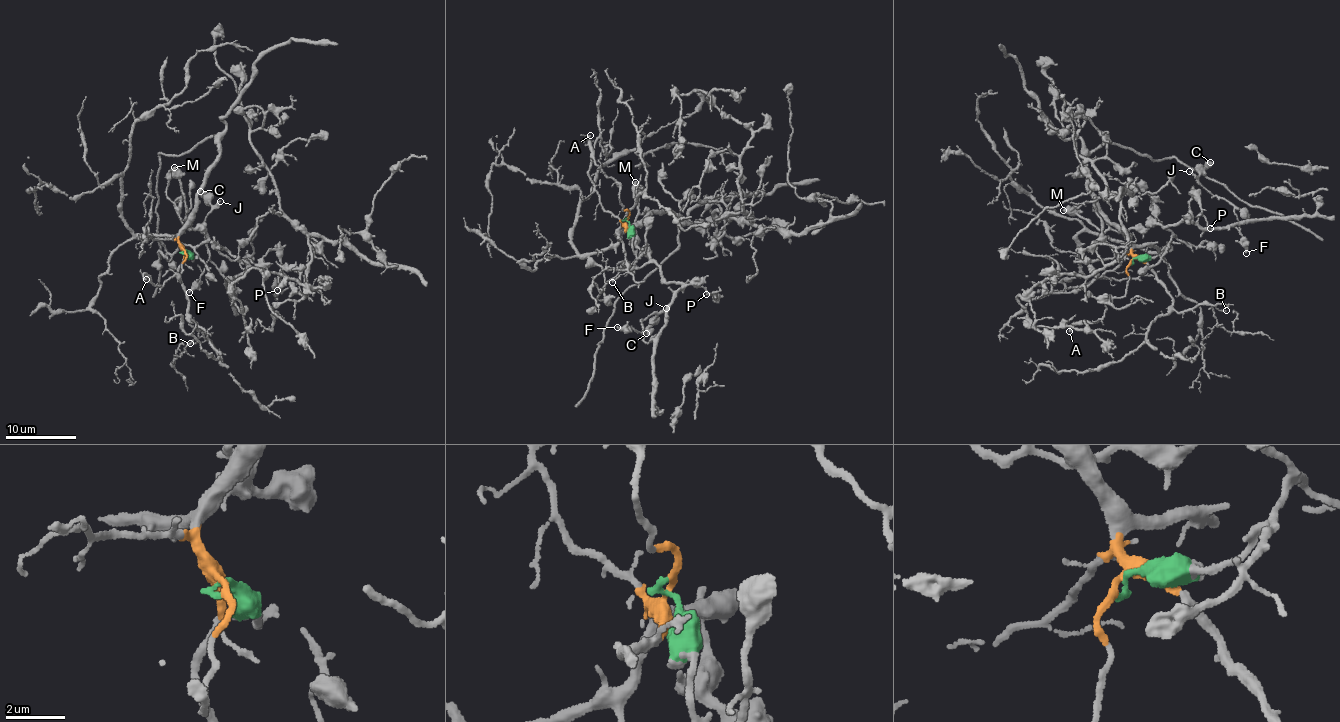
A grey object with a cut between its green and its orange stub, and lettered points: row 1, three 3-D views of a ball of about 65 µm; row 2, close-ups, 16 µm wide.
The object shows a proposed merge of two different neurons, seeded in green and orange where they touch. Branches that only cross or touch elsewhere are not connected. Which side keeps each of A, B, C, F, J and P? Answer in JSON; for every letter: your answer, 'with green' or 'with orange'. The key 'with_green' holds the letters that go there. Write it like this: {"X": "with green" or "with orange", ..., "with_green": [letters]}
{"A": "with orange", "B": "with orange", "C": "with green", "F": "with green", "J": "with green", "P": "with green", "with_green": ["C", "F", "J", "P"]}

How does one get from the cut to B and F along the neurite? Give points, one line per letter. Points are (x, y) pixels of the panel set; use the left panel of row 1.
B: (184, 251), (178, 279), (187, 295), (192, 327), (200, 329), (204, 338), (190, 342)
F: (184, 250), (193, 261), (198, 246), (212, 242), (246, 266), (237, 280), (225, 276), (209, 254), (189, 293)

